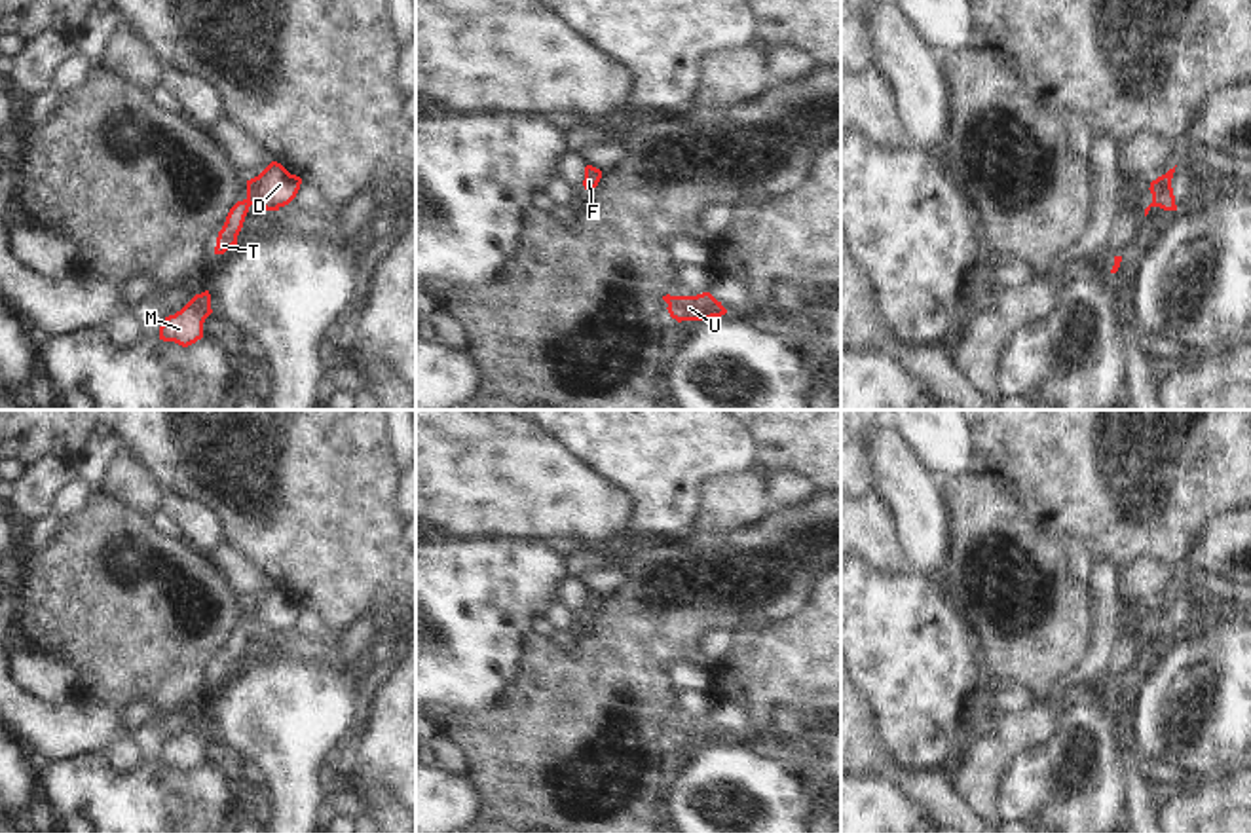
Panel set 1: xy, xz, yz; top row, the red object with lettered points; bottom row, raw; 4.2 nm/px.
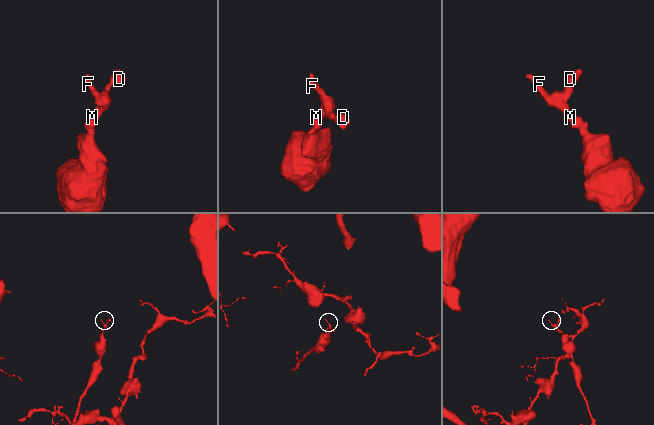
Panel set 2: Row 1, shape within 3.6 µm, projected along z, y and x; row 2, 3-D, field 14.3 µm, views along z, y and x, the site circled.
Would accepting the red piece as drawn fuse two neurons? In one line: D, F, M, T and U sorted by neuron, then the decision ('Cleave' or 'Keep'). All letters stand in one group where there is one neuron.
Groups: D F M T U. Keep

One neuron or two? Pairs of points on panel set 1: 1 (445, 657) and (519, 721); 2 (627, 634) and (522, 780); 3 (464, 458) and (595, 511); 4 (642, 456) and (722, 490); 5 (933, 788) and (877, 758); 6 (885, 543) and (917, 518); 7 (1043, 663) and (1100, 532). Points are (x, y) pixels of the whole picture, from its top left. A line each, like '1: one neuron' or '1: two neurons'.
1: two neurons
2: one neuron
3: one neuron
4: two neurons
5: one neuron
6: two neurons
7: two neurons

